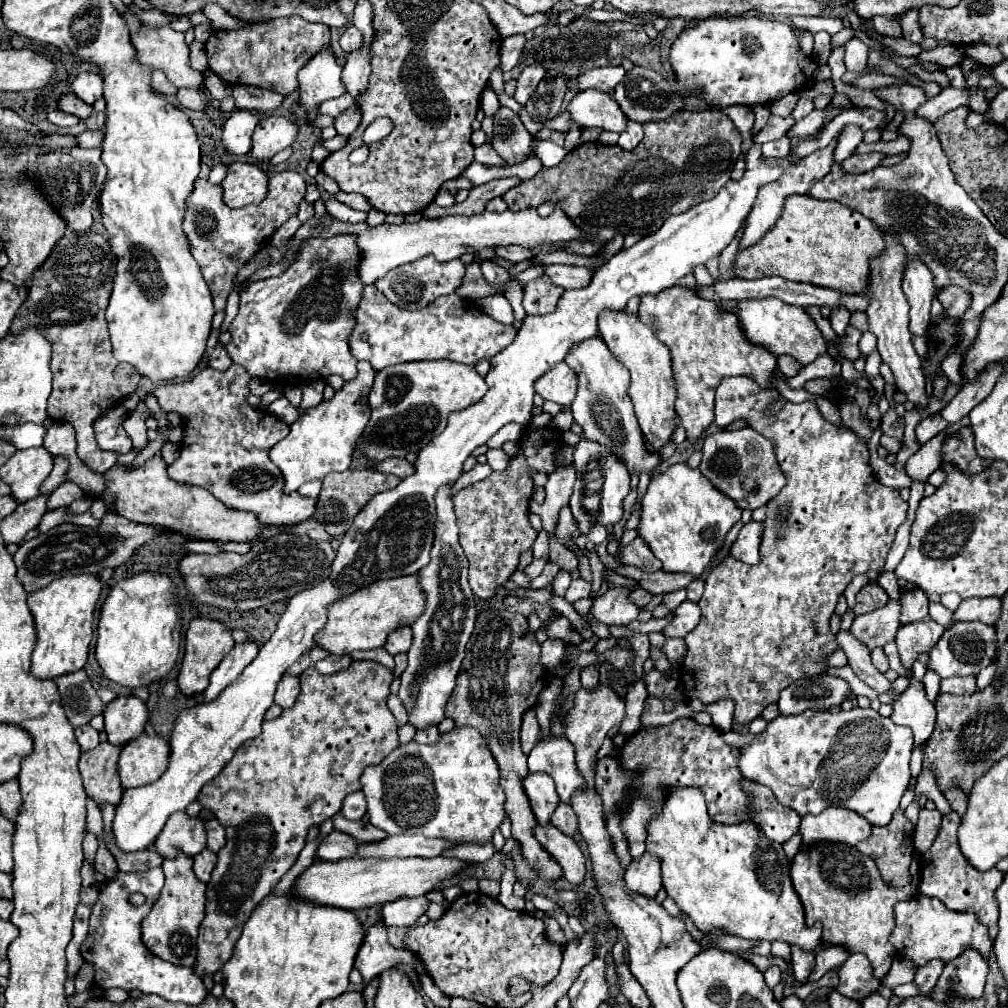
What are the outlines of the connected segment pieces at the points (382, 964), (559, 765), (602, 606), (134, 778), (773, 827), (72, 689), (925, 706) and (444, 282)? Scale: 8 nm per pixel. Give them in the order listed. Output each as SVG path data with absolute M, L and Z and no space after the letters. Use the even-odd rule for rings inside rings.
M378 920L374 926L370 926L364 932L362 946L356 954L356 964L354 964L362 976L364 984L368 984L374 976L382 974L388 968L394 966L416 966L416 956L412 952L398 950L388 944L386 940L386 926L382 920Z
M540 738L538 746L528 754L528 770L550 774L564 804L570 804L572 794L586 786L576 764L576 752L566 738Z
M610 588L602 596L598 596L592 602L592 608L582 620L588 624L588 628L594 622L602 622L606 626L628 626L638 616L638 606L634 606L628 600L628 592L632 588Z
M142 734L126 744L118 758L118 776L122 788L138 788L152 784L168 766L170 746L160 736Z
M742 780L742 788L752 794L752 806L758 812L754 822L762 828L766 838L784 844L798 832L800 816L792 812L792 808L780 806L770 788L752 780Z
M84 670L64 674L54 678L54 682L62 694L62 708L74 728L88 724L92 716L102 714L104 706Z
M910 676L910 686L900 694L900 698L892 702L890 720L894 720L894 724L912 728L914 746L920 746L930 738L936 722L936 710L926 698L924 684L914 676Z
M424 256L416 262L402 264L400 268L394 268L388 272L382 280L376 282L376 288L396 306L404 310L422 310L426 308L432 300L444 294L452 294L460 288L464 280L464 264L462 260L450 260L450 262L438 262L432 260L432 256Z

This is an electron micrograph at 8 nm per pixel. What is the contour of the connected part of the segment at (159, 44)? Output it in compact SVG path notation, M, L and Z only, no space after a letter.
M144 26L138 34L132 36L132 46L136 48L136 60L140 64L146 64L146 66L162 70L176 88L204 90L204 76L202 76L202 72L192 70L190 60L188 60L188 46L184 42L184 34L182 32L174 32L170 26L164 26L160 30L150 30L150 28Z

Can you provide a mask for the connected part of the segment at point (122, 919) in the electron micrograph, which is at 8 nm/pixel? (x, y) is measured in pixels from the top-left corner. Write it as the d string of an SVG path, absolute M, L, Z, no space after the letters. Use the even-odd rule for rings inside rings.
M150 868L146 872L136 872L136 874L118 872L116 878L108 880L108 884L100 890L96 904L92 906L90 932L88 932L88 938L82 942L82 958L86 962L92 962L94 984L102 990L138 988L144 994L158 994L168 1002L200 1004L208 992L202 978L194 972L194 968L176 966L152 956L152 952L148 952L140 940L140 924L152 910L154 900L158 898L162 886L164 886L162 868ZM132 892L144 894L146 904L132 906L128 902L128 896Z

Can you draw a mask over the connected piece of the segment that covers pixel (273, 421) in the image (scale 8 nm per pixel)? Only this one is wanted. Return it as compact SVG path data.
M232 364L224 372L208 366L186 382L166 382L154 390L164 412L178 412L184 418L180 456L168 466L168 476L176 482L206 488L228 508L252 512L270 526L308 520L314 514L314 500L298 492L284 494L284 478L268 458L268 450L286 438L290 428L268 410L256 410L246 402L248 382L250 374L240 364Z

